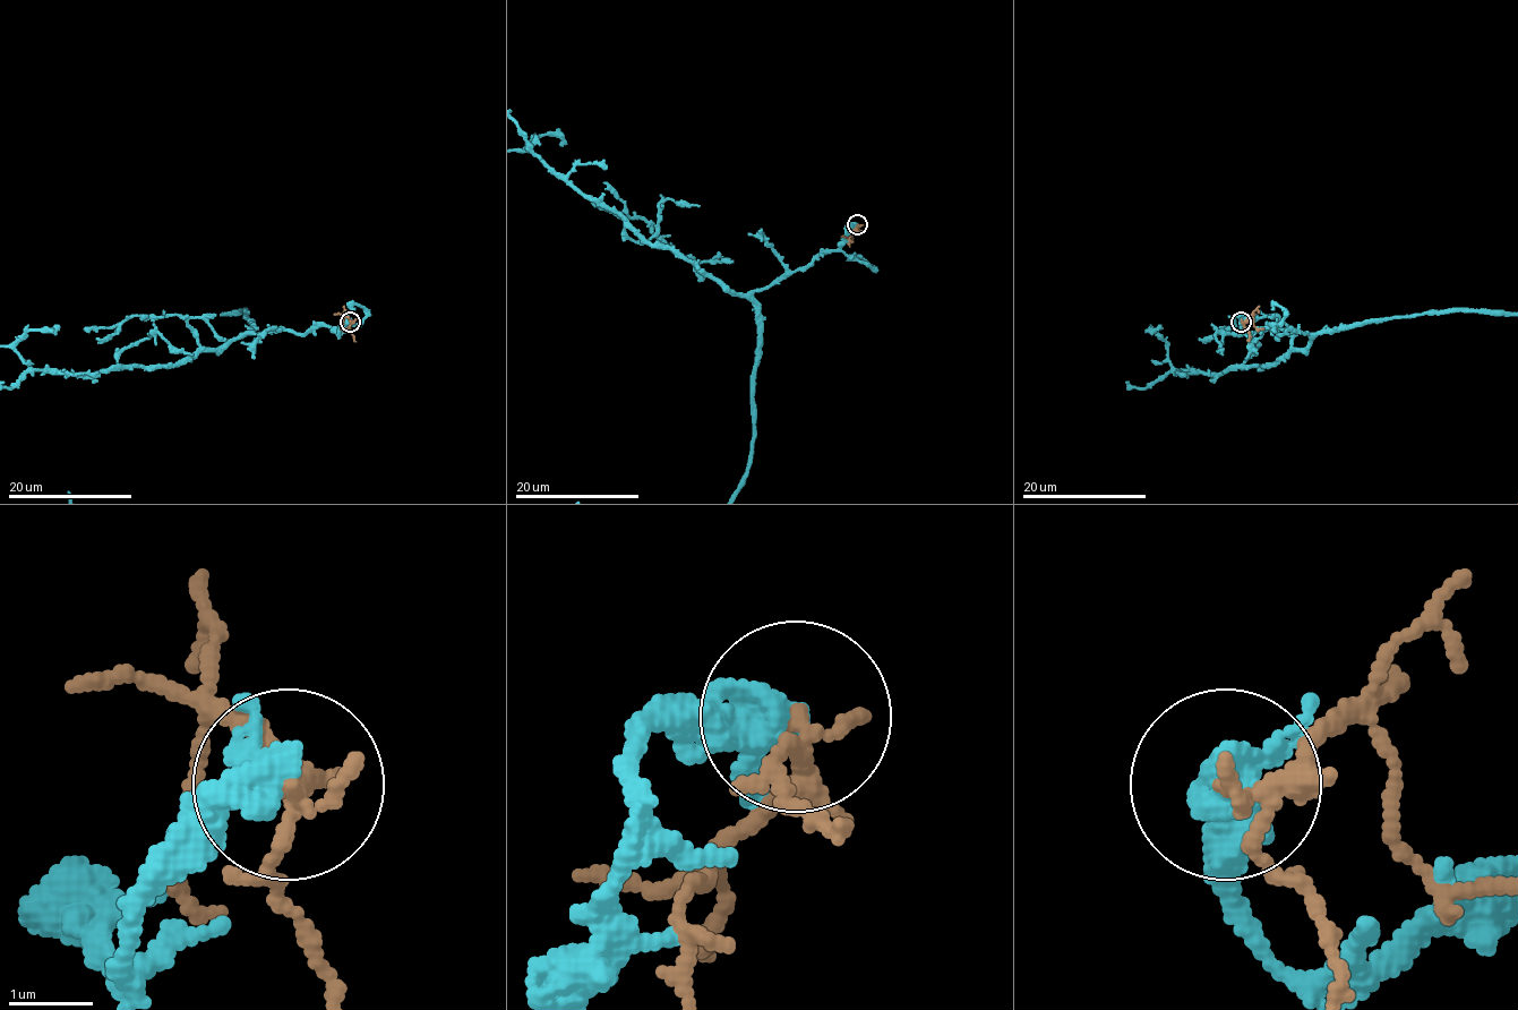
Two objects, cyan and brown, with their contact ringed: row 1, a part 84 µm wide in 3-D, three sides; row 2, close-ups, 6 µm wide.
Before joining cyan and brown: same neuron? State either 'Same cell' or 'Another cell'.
Another cell

